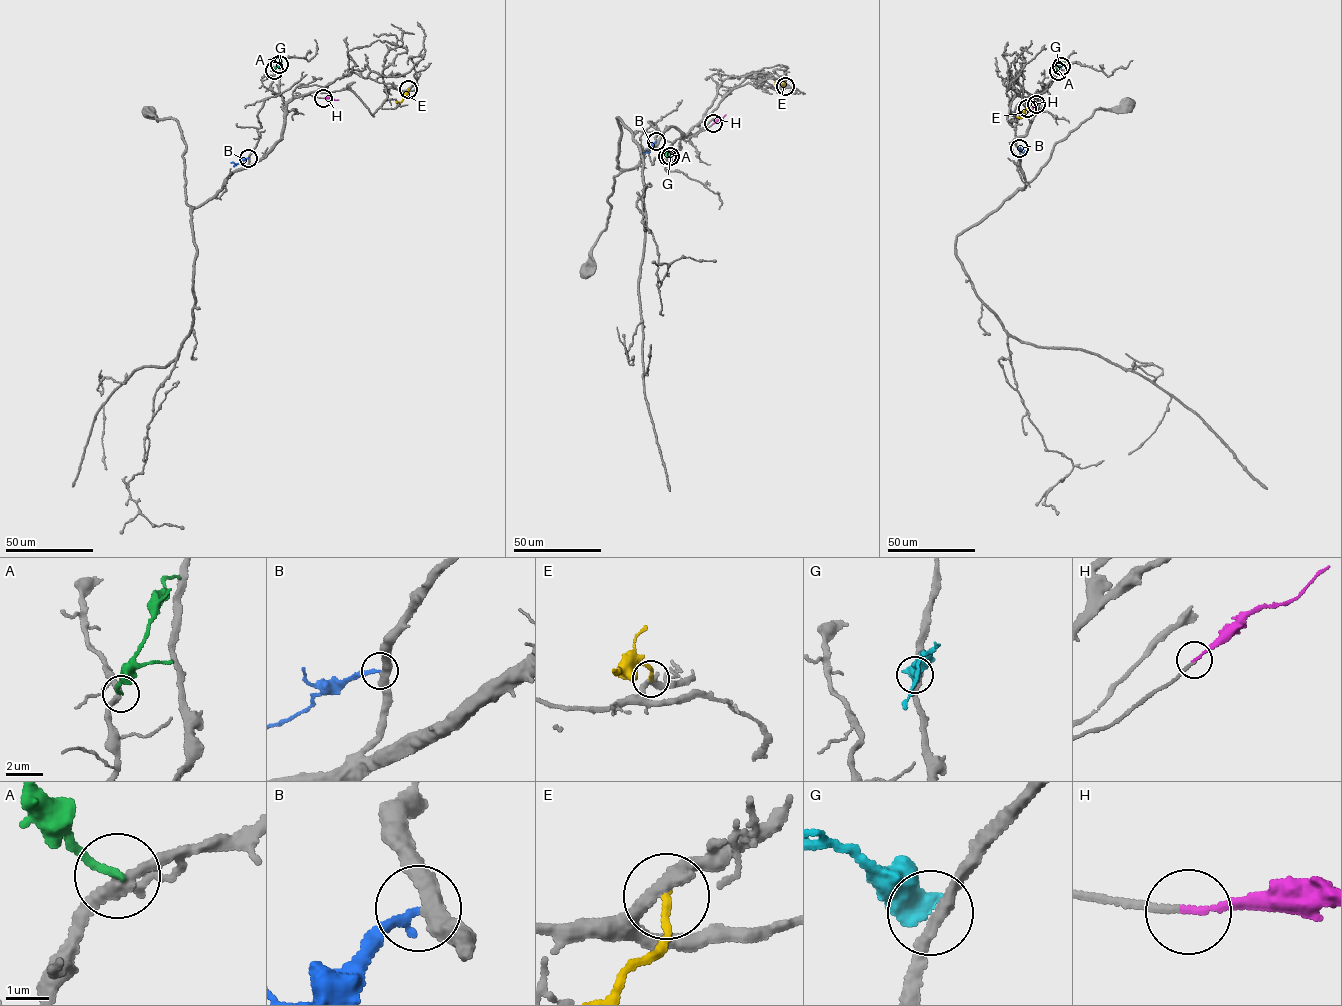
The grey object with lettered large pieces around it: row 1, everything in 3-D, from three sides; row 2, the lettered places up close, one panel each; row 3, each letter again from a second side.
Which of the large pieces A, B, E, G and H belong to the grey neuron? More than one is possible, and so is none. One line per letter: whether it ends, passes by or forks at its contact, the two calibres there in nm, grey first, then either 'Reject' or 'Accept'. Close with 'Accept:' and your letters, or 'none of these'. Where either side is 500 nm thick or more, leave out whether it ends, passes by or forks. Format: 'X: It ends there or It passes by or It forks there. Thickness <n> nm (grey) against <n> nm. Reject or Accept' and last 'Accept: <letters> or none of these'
A: It ends there. Thickness 280 nm (grey) against 190 nm. Reject
B: It ends there. Thickness 400 nm (grey) against 200 nm. Reject
E: It ends there. Thickness 320 nm (grey) against 180 nm. Reject
G: Thickness 280 nm (grey) against 600 nm. Reject
H: It ends there. Thickness 160 nm (grey) against 140 nm. Accept
Accept: H

